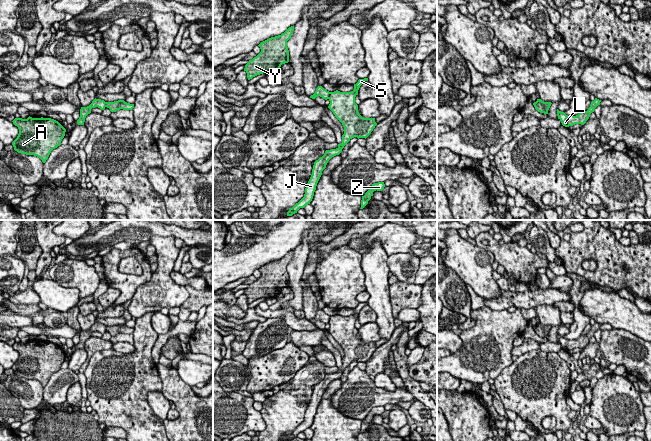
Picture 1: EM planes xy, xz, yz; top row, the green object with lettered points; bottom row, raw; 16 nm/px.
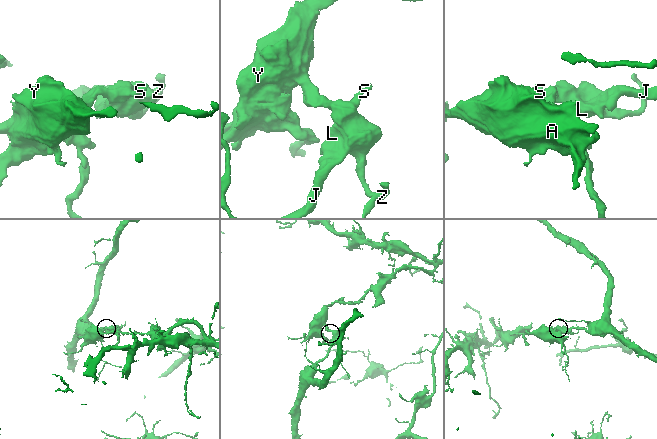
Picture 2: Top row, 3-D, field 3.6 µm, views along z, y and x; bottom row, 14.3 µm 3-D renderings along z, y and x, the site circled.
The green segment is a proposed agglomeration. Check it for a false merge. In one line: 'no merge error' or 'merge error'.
merge error

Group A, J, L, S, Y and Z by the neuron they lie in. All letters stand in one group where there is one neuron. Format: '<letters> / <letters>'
A Y / J L S Z

